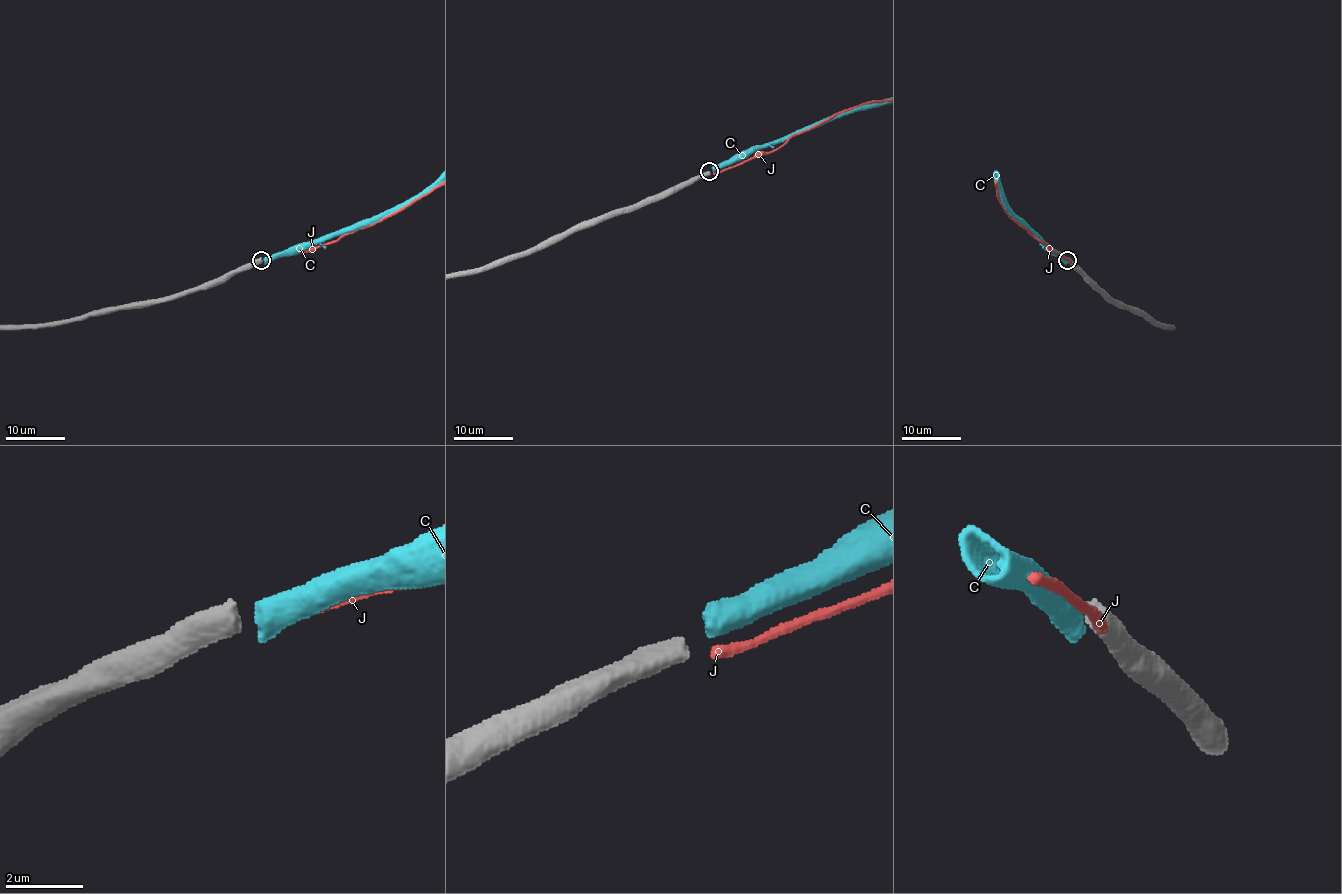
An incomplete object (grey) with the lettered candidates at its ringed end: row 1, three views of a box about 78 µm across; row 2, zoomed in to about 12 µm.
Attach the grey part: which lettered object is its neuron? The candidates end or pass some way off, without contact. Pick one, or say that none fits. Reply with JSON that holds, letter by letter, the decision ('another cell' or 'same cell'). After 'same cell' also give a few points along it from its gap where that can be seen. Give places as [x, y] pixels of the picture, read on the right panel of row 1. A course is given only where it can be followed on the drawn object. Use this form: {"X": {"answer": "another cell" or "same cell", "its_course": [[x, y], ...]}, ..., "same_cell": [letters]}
{"C": {"answer": "same cell"}, "J": {"answer": "another cell"}, "same_cell": ["C"]}

